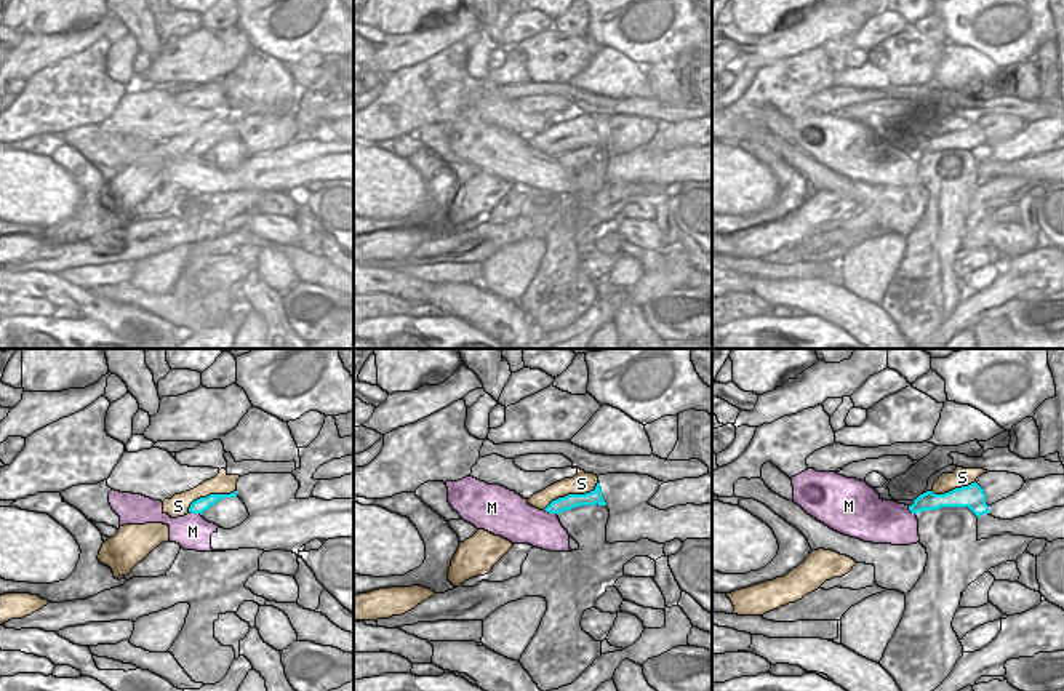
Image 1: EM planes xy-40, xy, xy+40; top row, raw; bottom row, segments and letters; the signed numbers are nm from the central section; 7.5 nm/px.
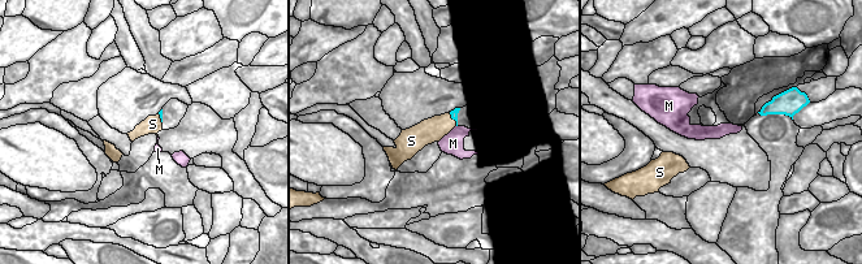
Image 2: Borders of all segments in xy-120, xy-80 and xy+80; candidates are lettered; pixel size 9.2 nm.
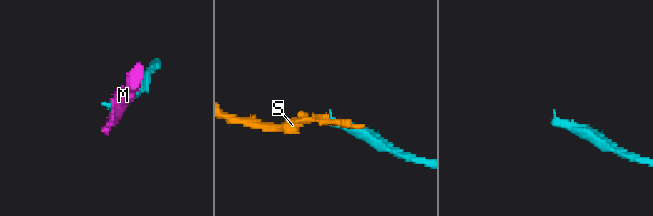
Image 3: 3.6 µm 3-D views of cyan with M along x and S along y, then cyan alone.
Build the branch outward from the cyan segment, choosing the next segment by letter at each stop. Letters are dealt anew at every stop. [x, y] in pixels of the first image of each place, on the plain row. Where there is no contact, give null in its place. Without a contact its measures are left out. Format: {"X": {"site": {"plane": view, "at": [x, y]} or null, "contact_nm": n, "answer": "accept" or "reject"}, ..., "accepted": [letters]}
{"M": {"site": {"plane": "xy", "at": [551, 154]}, "contact_nm": 110, "answer": "reject"}, "S": {"site": {"plane": "xy", "at": [572, 136]}, "contact_nm": 460, "answer": "accept"}, "accepted": ["S"]}

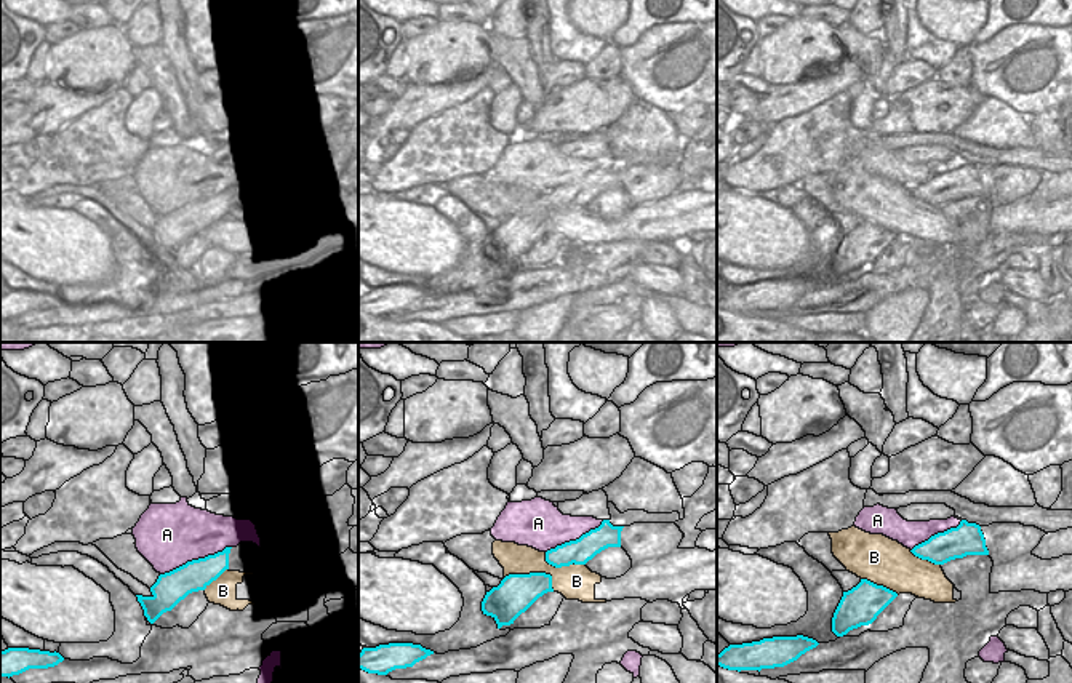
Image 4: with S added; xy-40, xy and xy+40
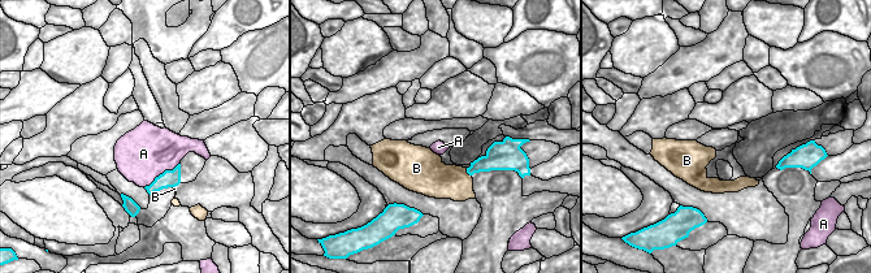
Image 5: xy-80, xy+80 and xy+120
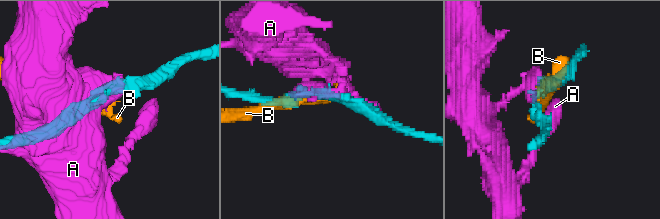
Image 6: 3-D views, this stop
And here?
{"A": {"site": {"plane": "xy-40", "at": [196, 202]}, "contact_nm": 600, "answer": "reject"}, "B": {"site": {"plane": "xy", "at": [535, 215]}, "contact_nm": 400, "answer": "reject"}, "accepted": []}

